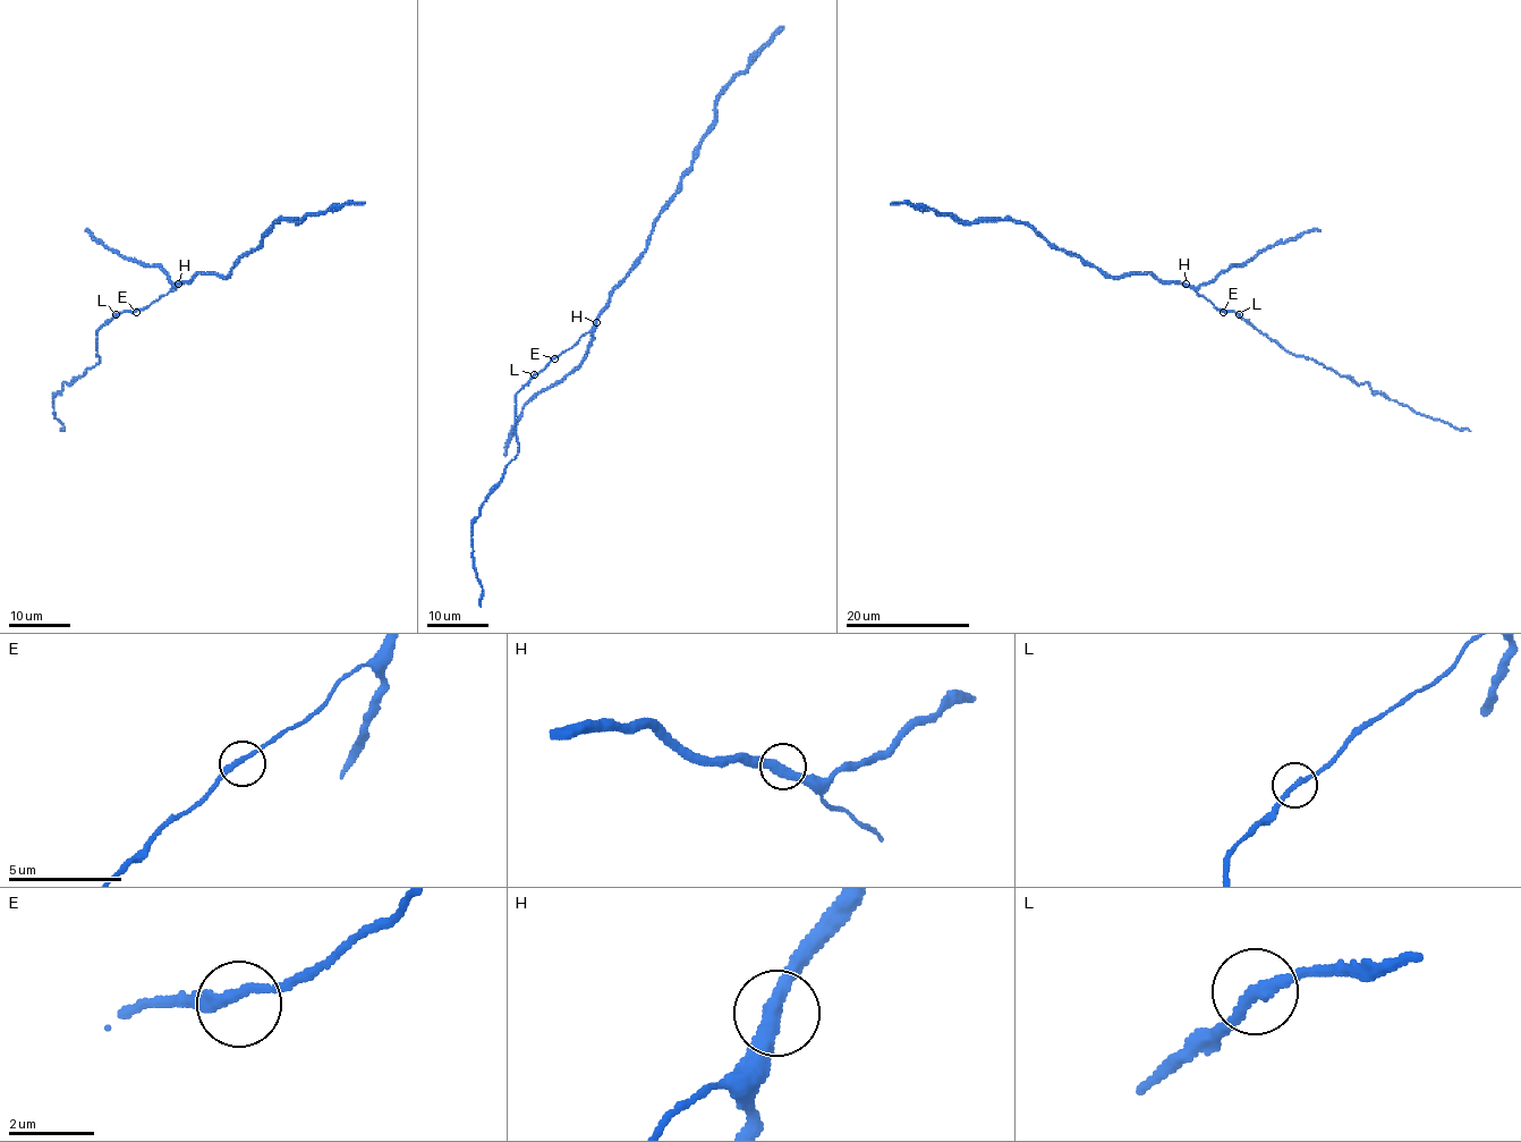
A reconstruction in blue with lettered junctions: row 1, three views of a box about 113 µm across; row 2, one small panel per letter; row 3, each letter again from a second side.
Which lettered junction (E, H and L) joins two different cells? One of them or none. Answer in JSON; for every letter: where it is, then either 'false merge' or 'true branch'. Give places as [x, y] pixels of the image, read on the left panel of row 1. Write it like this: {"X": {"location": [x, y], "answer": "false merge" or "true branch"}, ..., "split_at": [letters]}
{"E": {"location": [136, 312], "answer": "true branch"}, "H": {"location": [178, 284], "answer": "true branch"}, "L": {"location": [116, 314], "answer": "true branch"}, "split_at": []}

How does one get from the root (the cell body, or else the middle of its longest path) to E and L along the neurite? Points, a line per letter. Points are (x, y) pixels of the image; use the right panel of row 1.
E: (1184, 286), (1223, 312)
L: (1184, 286), (1216, 309), (1239, 314)

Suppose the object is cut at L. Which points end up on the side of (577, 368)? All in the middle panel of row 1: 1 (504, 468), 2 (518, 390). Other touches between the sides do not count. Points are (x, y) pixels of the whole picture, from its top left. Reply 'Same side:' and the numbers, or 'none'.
Same side: none

